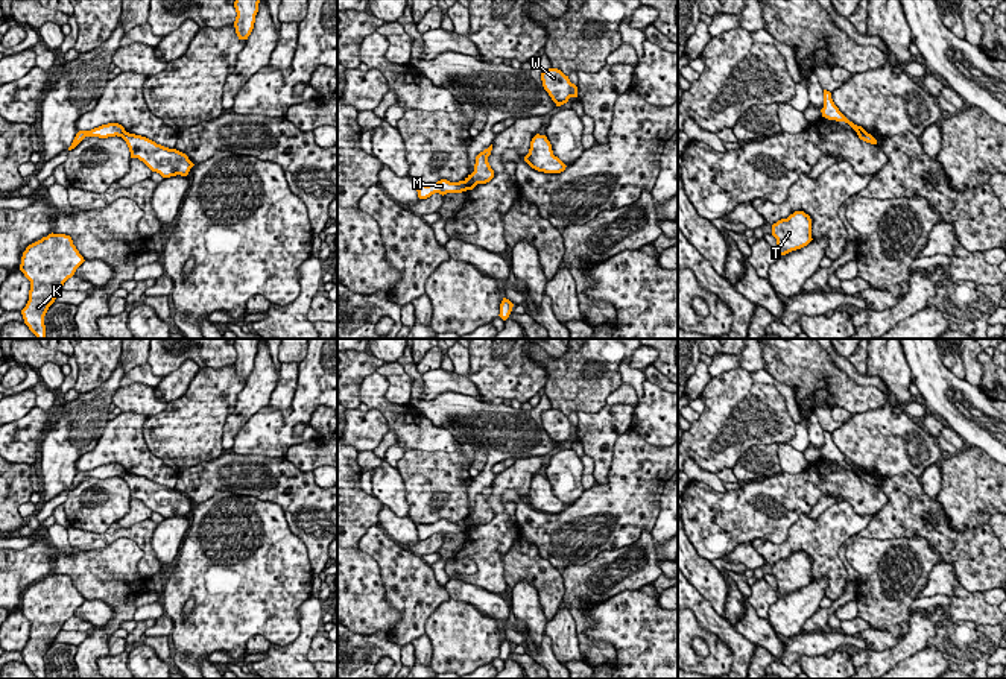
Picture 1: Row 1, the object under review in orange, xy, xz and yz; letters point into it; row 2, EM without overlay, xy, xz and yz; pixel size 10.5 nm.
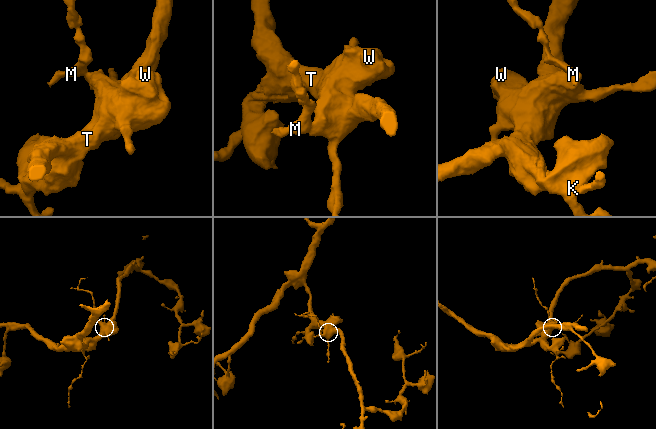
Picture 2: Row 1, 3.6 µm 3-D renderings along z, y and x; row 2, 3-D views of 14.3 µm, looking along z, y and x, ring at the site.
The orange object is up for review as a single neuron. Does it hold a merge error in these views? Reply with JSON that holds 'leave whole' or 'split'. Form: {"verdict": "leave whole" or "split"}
{"verdict": "split"}

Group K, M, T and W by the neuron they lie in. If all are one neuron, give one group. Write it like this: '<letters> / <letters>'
K T W / M

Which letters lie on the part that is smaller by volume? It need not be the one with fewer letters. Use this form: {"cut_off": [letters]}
{"cut_off": ["M"]}

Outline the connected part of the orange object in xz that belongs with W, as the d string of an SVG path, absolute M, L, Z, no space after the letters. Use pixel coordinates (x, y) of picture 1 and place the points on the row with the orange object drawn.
M558 68L544 70L541 81L556 106L567 103L570 97L577 97L577 87Z

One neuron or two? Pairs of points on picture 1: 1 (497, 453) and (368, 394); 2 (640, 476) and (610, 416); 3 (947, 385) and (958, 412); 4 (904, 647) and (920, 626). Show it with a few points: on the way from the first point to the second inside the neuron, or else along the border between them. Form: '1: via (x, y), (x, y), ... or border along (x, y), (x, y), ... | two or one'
1: border along (417, 410), (453, 436) | two
2: border along (629, 427), (616, 441), (613, 461), (608, 468) | two
3: via (947, 391), (958, 406) | one
4: via (909, 643), (920, 631) | one

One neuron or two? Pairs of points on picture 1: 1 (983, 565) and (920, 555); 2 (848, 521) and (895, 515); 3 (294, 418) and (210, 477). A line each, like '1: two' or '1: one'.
1: two
2: two
3: two

